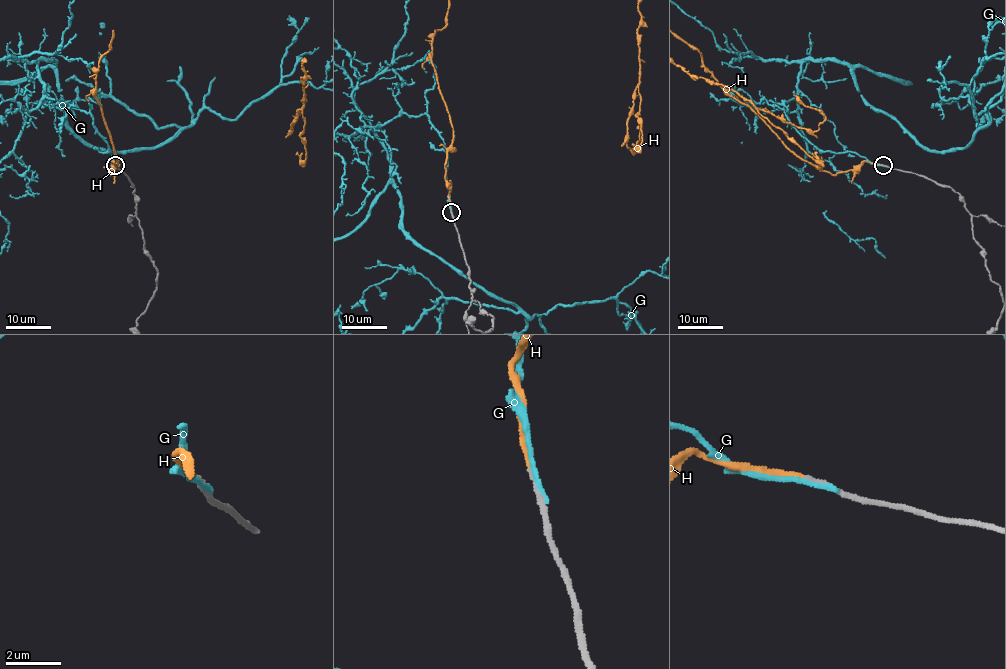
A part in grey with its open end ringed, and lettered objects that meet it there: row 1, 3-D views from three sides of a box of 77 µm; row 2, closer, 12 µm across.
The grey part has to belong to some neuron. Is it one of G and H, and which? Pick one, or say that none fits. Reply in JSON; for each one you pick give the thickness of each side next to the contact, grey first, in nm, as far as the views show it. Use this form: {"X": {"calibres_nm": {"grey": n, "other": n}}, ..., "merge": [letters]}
{"H": {"calibres_nm": {"grey": 190, "other": 190}}, "merge": ["H"]}

